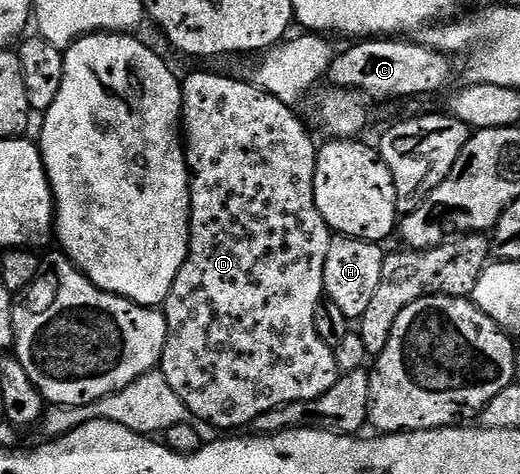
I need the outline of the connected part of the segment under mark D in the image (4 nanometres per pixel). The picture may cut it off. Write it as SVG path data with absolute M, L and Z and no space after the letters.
M192 73L188 78L183 78L182 140L186 146L188 171L192 178L192 234L186 263L182 263L182 271L178 271L178 279L174 279L174 287L170 287L170 295L162 306L168 334L158 371L166 375L166 383L170 383L178 399L186 403L189 414L193 418L197 417L197 422L205 421L216 429L224 429L220 431L240 431L243 425L244 428L251 426L258 415L266 415L266 411L274 411L280 405L318 399L326 395L330 387L334 387L341 375L333 346L326 344L322 335L318 335L318 327L314 327L314 311L318 311L318 303L325 300L326 251L330 251L334 236L326 219L322 219L322 211L318 211L318 203L314 199L318 145L312 142L307 127L300 122L293 106L270 95L267 89L260 88L251 80L248 81L223 77L220 73Z

